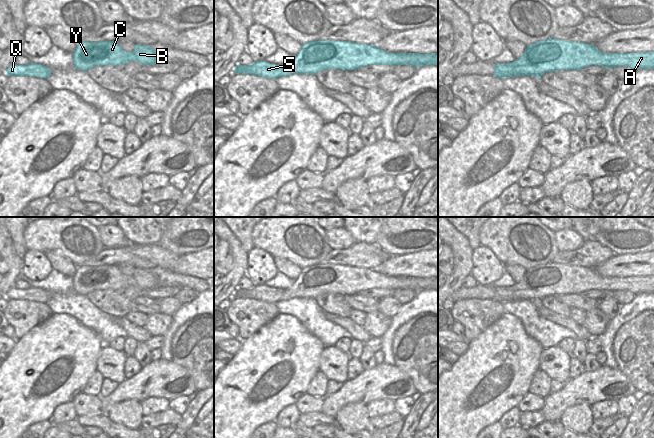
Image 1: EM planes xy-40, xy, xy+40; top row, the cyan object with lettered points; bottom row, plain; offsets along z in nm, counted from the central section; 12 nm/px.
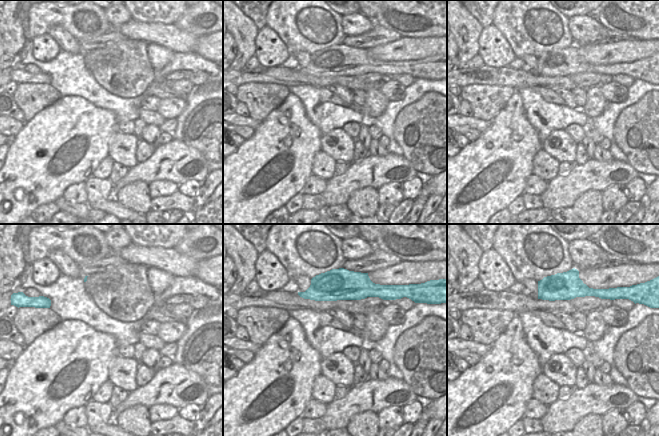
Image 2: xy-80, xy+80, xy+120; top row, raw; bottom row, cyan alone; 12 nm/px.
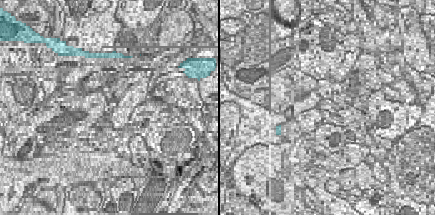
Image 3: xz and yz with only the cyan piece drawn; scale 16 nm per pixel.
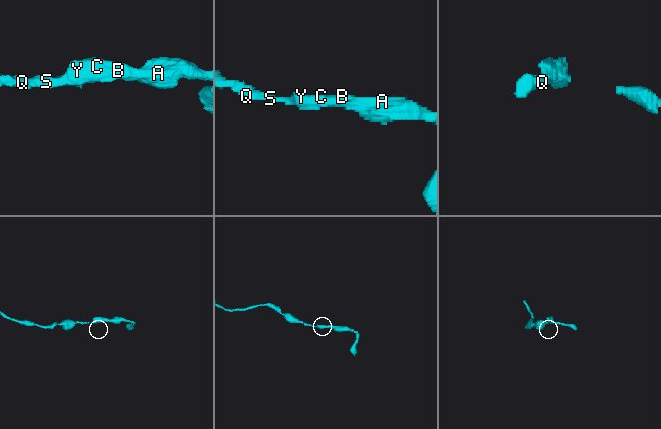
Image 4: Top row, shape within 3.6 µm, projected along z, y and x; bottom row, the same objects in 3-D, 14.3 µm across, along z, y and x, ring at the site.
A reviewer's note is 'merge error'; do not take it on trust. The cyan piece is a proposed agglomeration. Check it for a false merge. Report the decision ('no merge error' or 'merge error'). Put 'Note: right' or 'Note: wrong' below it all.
no merge error
Note: wrong

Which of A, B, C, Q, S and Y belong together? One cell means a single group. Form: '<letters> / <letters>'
A B C Q S Y

